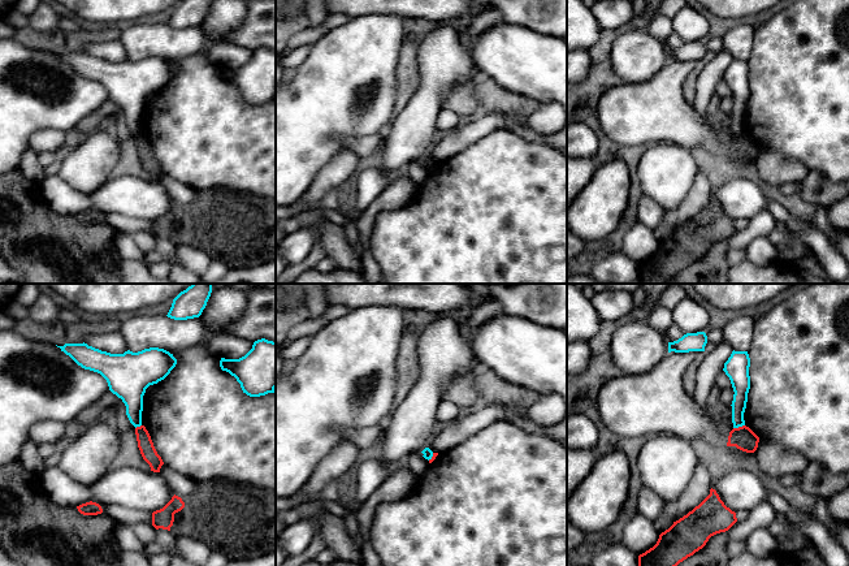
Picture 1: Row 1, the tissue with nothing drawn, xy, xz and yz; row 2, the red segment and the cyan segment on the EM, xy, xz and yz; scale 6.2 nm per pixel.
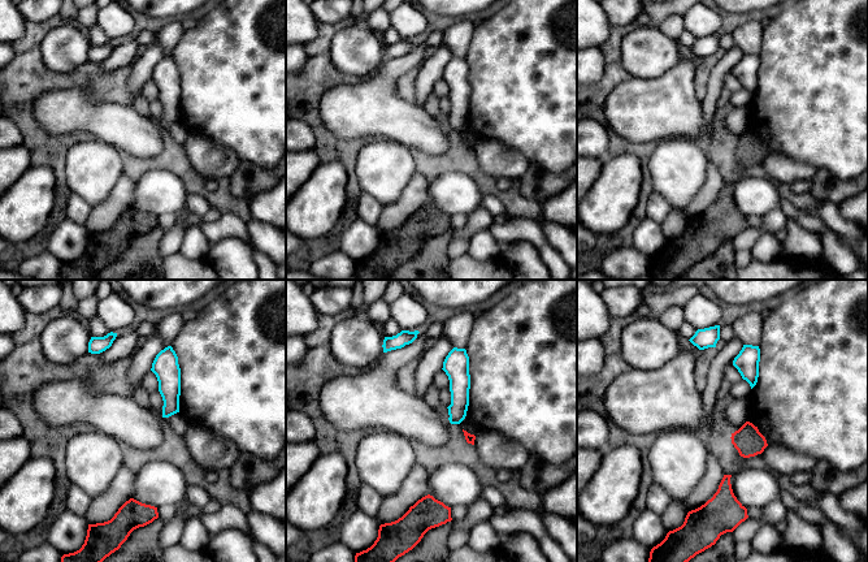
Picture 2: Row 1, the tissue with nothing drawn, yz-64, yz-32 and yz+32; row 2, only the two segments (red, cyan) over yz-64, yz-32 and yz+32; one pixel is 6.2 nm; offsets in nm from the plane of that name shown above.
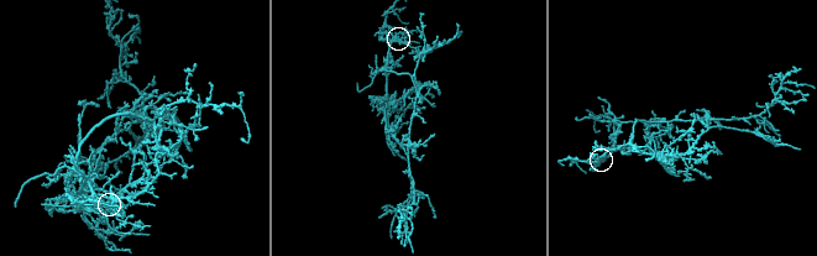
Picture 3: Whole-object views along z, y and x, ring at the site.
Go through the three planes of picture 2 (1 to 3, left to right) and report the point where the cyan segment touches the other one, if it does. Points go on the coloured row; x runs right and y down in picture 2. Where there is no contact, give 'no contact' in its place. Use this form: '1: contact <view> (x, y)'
1: no contact
2: no contact
3: no contact

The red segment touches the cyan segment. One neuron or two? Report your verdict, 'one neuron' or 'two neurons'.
two neurons

